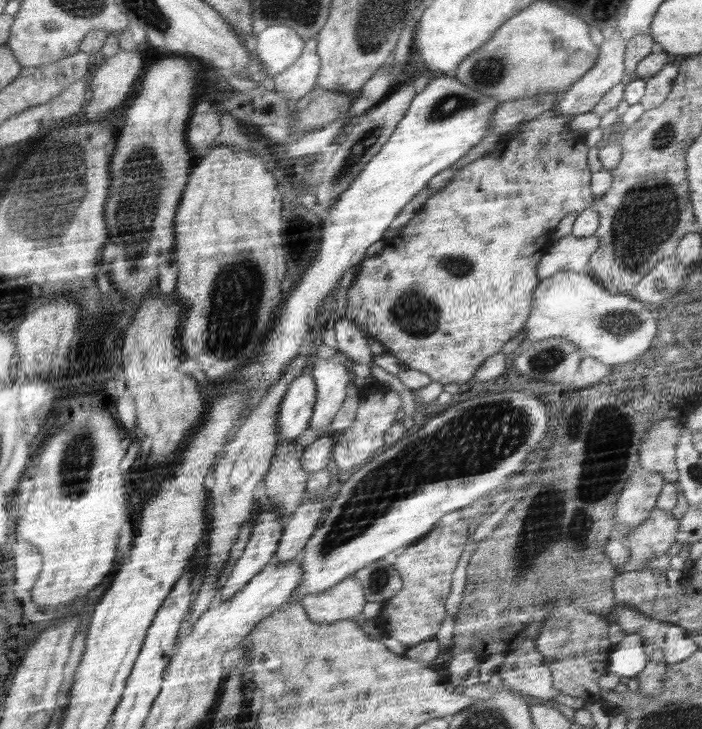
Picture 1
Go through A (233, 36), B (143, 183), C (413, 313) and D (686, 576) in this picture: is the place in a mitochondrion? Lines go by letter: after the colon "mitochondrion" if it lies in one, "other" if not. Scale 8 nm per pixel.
A: other
B: mitochondrion
C: mitochondrion
D: other

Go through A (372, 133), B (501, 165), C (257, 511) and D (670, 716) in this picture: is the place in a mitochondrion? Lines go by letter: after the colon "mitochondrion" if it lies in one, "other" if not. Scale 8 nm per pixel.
A: mitochondrion
B: other
C: other
D: mitochondrion

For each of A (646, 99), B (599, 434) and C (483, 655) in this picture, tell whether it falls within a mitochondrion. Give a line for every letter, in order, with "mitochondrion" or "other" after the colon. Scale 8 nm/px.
A: other
B: mitochondrion
C: other

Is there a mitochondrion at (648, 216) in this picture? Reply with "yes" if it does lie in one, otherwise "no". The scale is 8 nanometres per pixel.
yes

